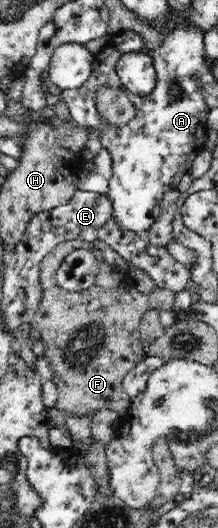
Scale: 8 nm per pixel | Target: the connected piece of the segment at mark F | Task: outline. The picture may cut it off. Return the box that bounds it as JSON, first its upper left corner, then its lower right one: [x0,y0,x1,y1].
[31,239,175,417]

